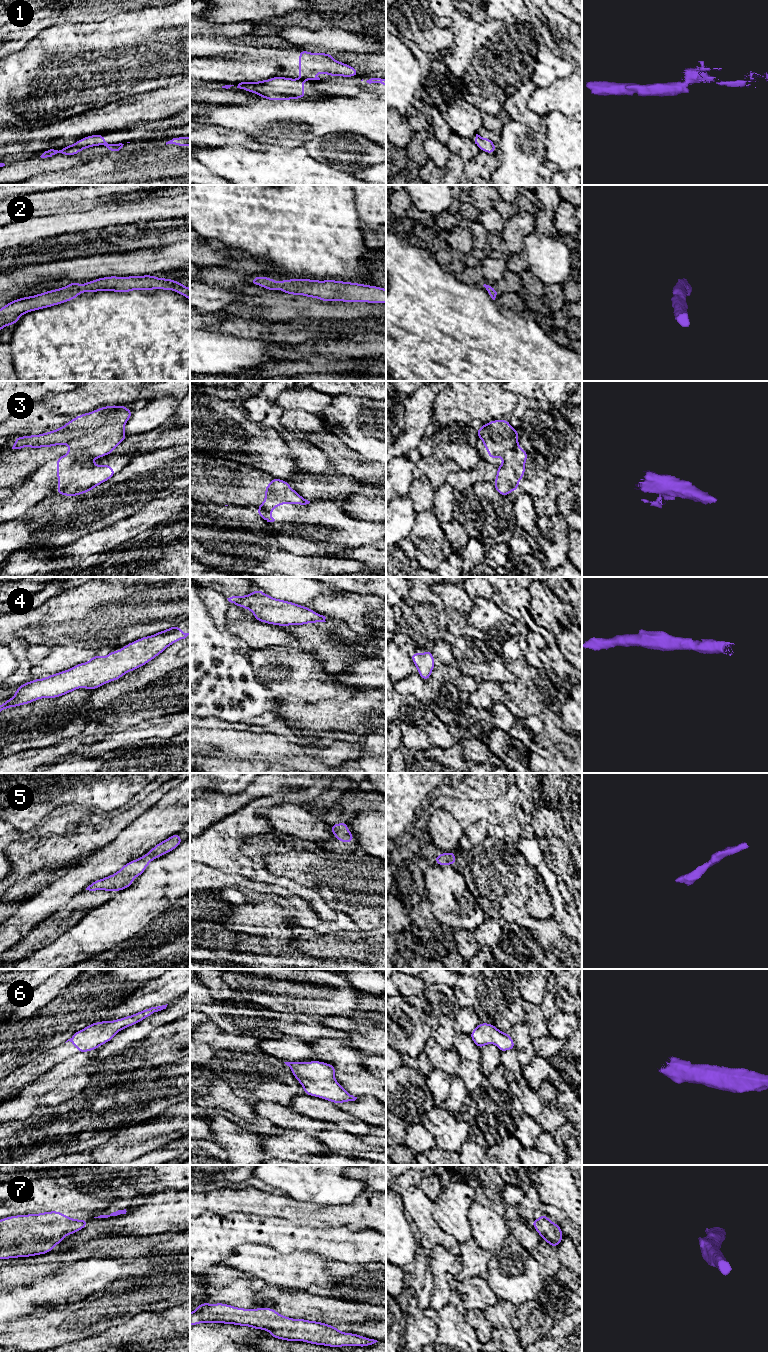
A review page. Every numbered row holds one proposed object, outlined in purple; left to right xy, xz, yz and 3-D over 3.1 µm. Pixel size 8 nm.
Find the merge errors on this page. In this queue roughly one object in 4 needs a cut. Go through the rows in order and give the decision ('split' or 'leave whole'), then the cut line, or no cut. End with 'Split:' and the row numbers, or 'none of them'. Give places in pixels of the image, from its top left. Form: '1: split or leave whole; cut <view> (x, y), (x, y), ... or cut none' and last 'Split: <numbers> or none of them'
1: split; cut xz (298, 78), (302, 80)
2: leave whole; cut none
3: split; cut xy (69, 451), (81, 451), (82, 459), (86, 463), (91, 461)
4: leave whole; cut none
5: leave whole; cut none
6: leave whole; cut none
7: leave whole; cut none
Split: 1, 3

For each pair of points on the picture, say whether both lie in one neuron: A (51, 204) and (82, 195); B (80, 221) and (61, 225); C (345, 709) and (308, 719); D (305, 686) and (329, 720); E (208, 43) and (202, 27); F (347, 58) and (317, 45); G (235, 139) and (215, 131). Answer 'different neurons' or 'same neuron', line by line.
A: same neuron
B: same neuron
C: same neuron
D: different neurons
E: different neurons
F: different neurons
G: same neuron

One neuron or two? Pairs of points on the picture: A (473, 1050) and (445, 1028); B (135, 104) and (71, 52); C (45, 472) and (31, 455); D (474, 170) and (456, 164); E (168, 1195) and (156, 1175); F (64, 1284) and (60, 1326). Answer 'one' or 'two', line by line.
A: one
B: two
C: two
D: two
E: two
F: two

